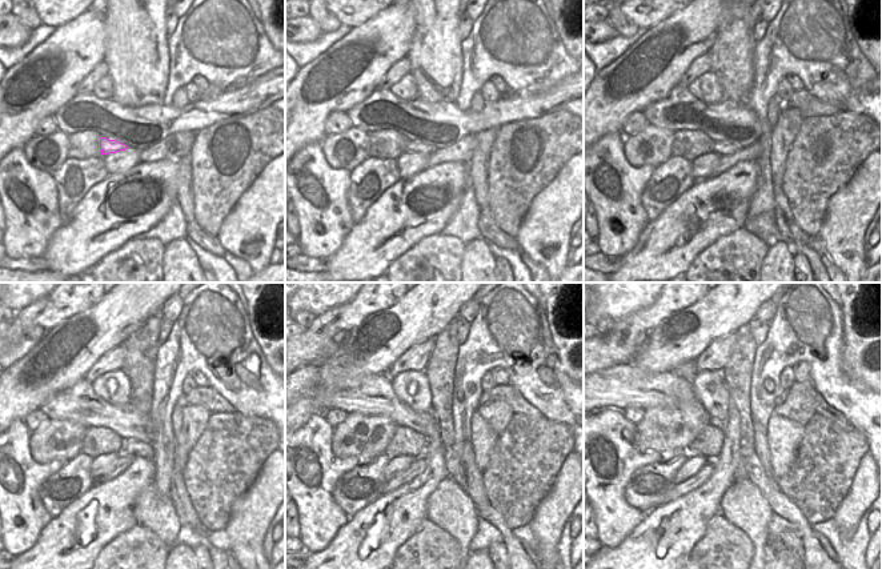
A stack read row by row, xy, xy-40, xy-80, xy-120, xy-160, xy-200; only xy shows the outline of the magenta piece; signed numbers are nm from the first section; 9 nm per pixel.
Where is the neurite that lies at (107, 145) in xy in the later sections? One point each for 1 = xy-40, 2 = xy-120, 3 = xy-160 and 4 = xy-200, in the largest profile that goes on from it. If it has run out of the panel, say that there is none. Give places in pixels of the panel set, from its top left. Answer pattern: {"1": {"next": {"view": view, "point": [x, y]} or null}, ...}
{"1": {"next": {"view": "xy-40", "point": [413, 147]}}, "2": {"next": {"view": "xy-120", "point": [133, 447]}}, "3": {"next": {"view": "xy-160", "point": [456, 472]}}, "4": {"next": {"view": "xy-200", "point": [814, 553]}}}

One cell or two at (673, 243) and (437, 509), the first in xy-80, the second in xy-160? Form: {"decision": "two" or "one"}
{"decision": "two"}

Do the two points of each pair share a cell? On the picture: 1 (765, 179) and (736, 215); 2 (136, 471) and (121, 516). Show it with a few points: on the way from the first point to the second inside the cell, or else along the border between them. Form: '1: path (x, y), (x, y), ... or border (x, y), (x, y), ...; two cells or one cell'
1: border (756, 161), (757, 188), (744, 221); two cells
2: path (132, 481), (121, 492), (121, 505); one cell

